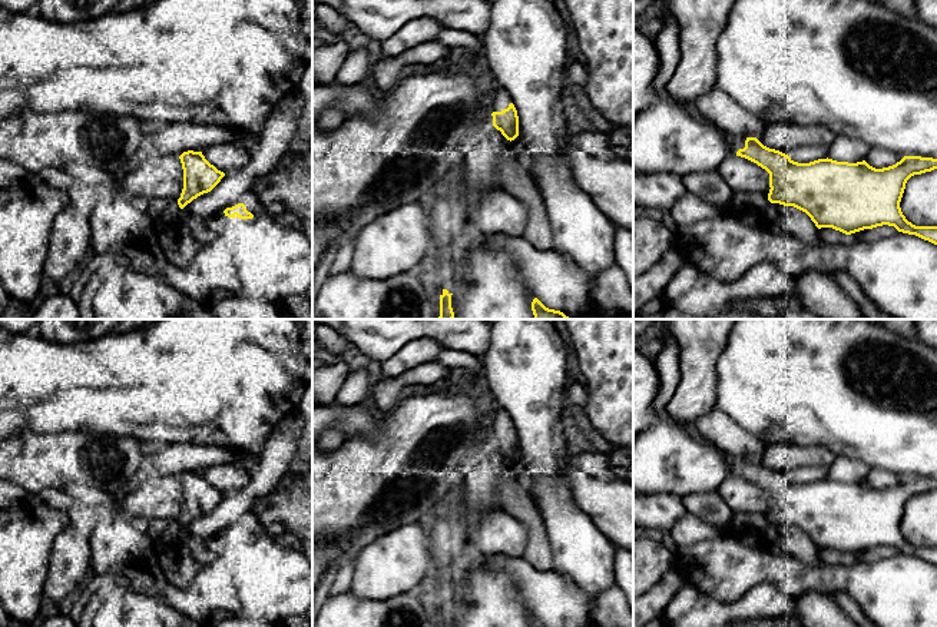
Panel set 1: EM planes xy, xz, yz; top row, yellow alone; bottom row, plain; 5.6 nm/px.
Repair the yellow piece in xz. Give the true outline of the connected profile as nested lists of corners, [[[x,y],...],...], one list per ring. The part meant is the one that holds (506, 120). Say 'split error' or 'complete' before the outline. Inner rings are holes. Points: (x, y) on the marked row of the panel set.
split error; [[[494,86],[491,110],[493,126],[500,130],[507,140],[514,140],[519,136],[519,116],[513,99],[506,89]]]

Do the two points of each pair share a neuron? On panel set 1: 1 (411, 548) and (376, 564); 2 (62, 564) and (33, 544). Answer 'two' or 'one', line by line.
1: one
2: two

